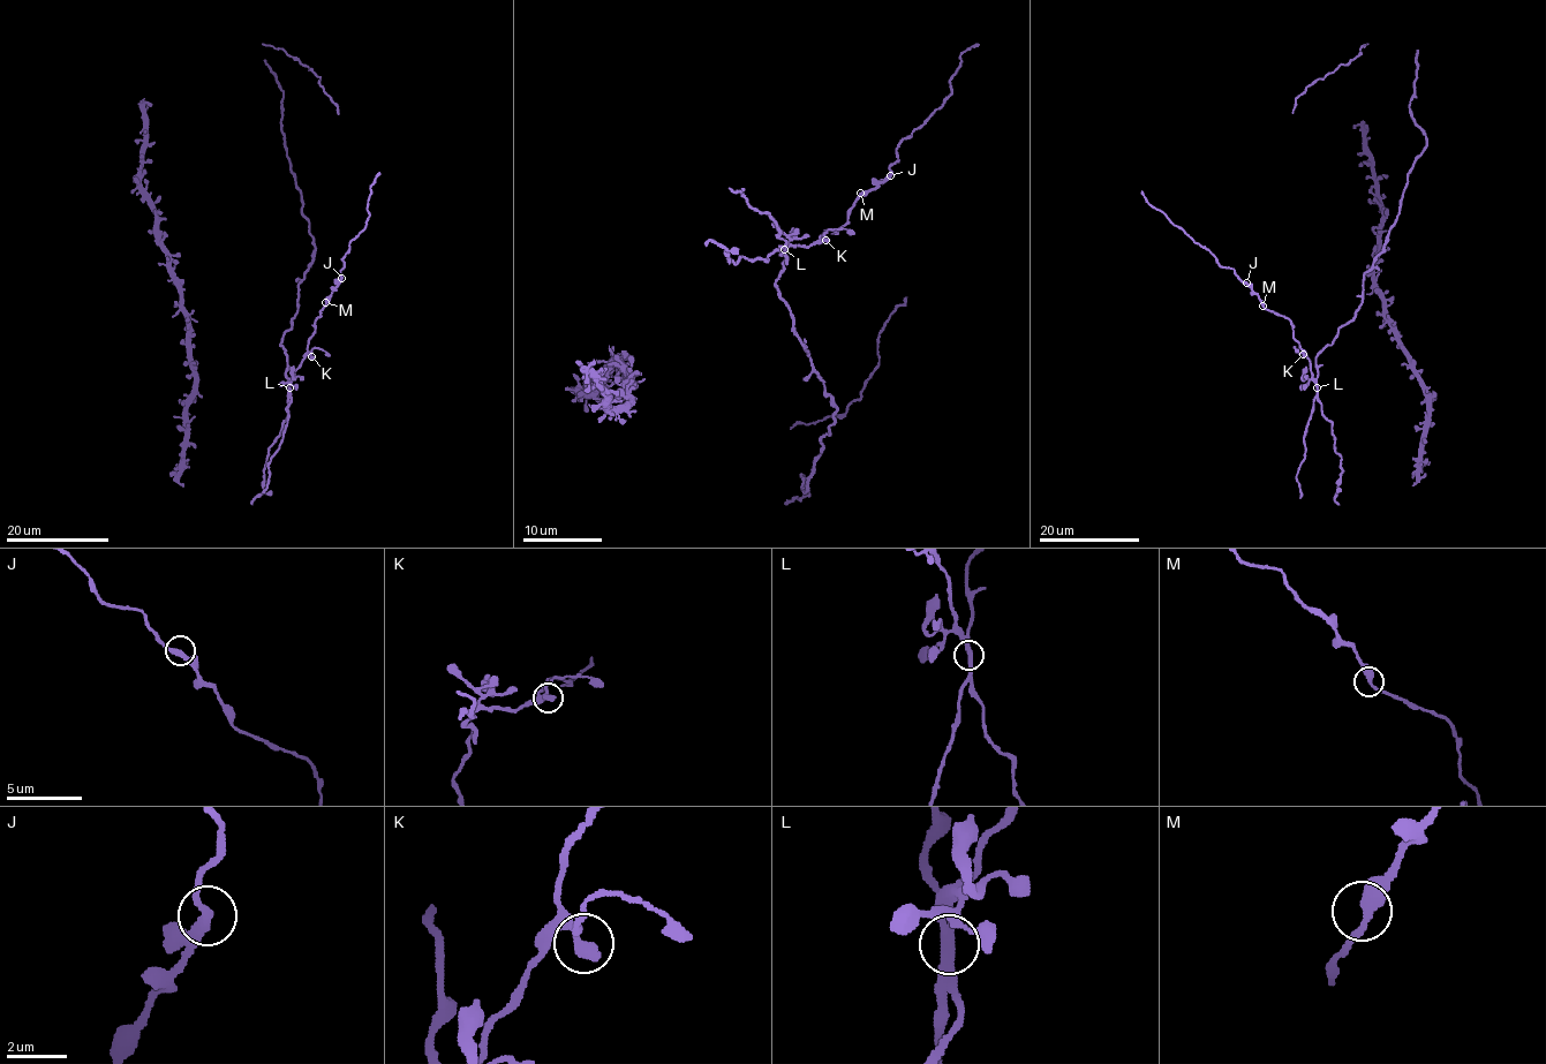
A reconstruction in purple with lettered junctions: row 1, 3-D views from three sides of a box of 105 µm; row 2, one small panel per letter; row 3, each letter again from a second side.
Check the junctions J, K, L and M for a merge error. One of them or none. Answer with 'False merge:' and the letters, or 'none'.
False merge: L

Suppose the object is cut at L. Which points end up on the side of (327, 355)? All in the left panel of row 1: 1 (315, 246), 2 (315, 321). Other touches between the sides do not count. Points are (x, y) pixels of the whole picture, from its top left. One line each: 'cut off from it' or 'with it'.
1: cut off from it
2: with it

